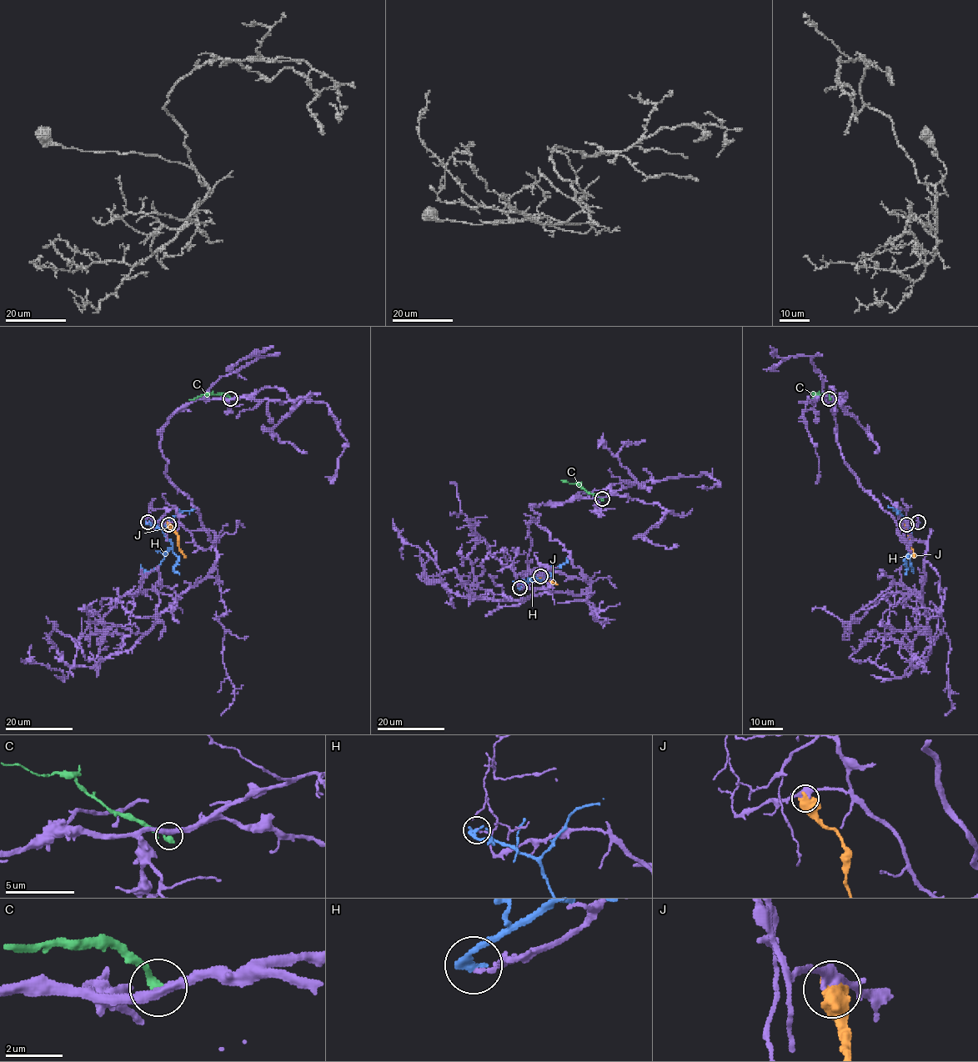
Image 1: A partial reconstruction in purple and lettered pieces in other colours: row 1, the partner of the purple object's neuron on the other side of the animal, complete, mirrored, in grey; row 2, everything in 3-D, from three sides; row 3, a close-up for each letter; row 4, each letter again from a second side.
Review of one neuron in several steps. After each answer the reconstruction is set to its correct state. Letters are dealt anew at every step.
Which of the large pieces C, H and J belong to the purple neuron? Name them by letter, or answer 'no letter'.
no letter

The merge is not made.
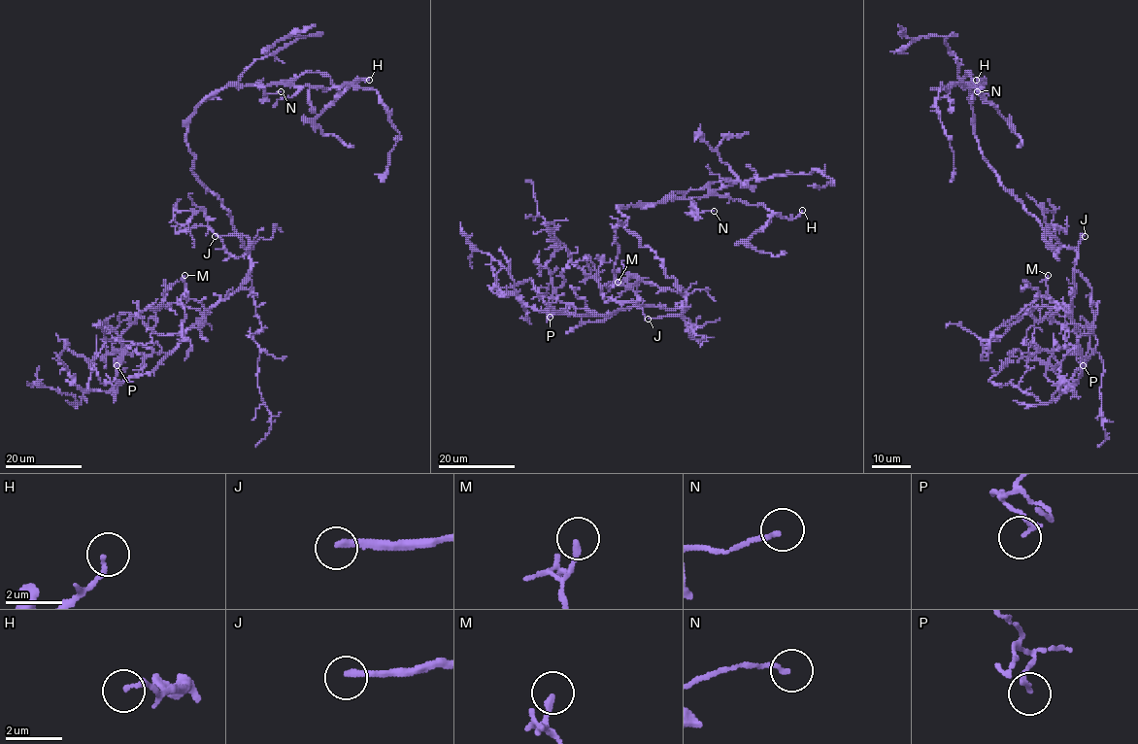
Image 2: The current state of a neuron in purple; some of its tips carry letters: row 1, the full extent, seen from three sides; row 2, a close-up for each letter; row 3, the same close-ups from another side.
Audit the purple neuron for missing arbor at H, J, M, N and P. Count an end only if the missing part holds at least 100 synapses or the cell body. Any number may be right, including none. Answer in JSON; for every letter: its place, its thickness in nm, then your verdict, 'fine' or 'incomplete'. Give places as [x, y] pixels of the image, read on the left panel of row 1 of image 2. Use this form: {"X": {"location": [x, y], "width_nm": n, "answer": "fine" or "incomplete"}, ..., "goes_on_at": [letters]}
{"H": {"location": [369, 80], "width_nm": 170, "answer": "fine"}, "J": {"location": [215, 236], "width_nm": 240, "answer": "incomplete"}, "M": {"location": [184, 275], "width_nm": 190, "answer": "fine"}, "N": {"location": [281, 91], "width_nm": 150, "answer": "fine"}, "P": {"location": [117, 365], "width_nm": 150, "answer": "fine"}, "goes_on_at": ["J"]}

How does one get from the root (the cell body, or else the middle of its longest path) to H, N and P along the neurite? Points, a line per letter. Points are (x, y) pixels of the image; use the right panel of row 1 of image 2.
H: (1023, 206), (1001, 184), (979, 149), (971, 93), (960, 82), (969, 72), (979, 92), (984, 80), (976, 80)
N: (1023, 206), (1001, 184), (979, 149), (974, 133), (971, 93), (964, 85), (971, 85), (977, 91)
P: (1023, 206), (1037, 219), (1051, 246), (1077, 252), (1072, 320), (1081, 354), (1072, 349), (1081, 355), (1083, 365)

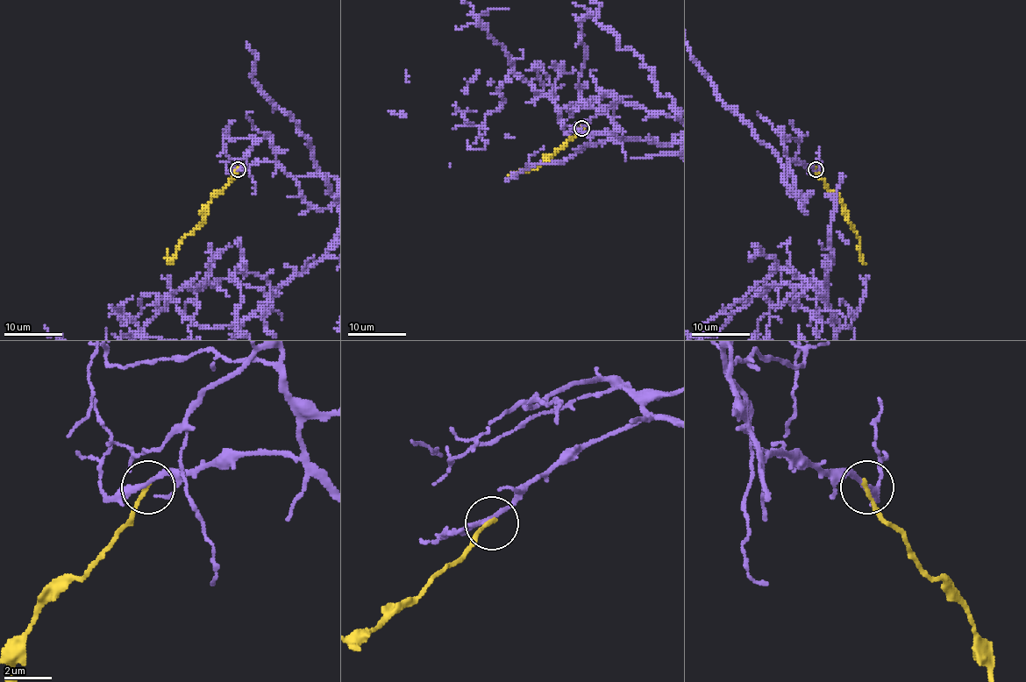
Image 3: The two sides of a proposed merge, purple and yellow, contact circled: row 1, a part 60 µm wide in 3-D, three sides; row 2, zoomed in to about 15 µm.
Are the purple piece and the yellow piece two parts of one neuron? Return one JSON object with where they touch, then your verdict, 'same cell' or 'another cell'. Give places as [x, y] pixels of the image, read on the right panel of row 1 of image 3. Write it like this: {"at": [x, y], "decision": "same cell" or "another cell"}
{"at": [815, 169], "decision": "another cell"}

